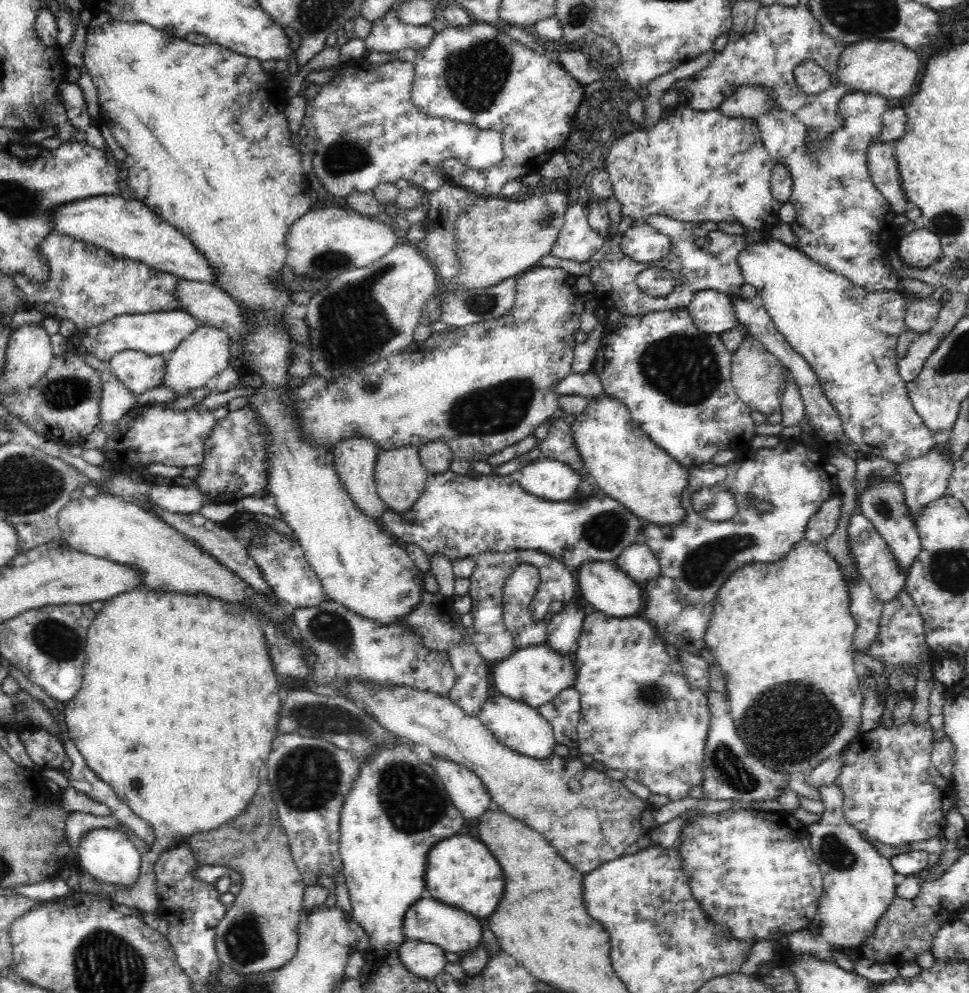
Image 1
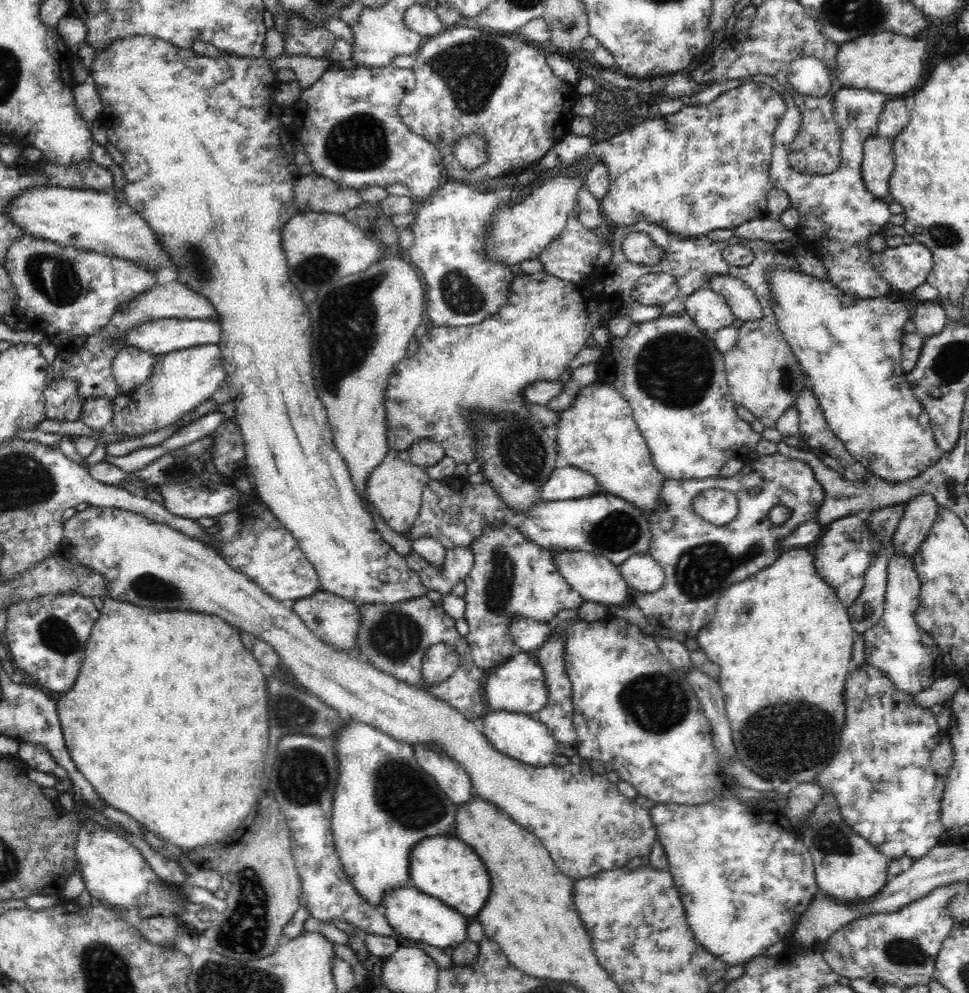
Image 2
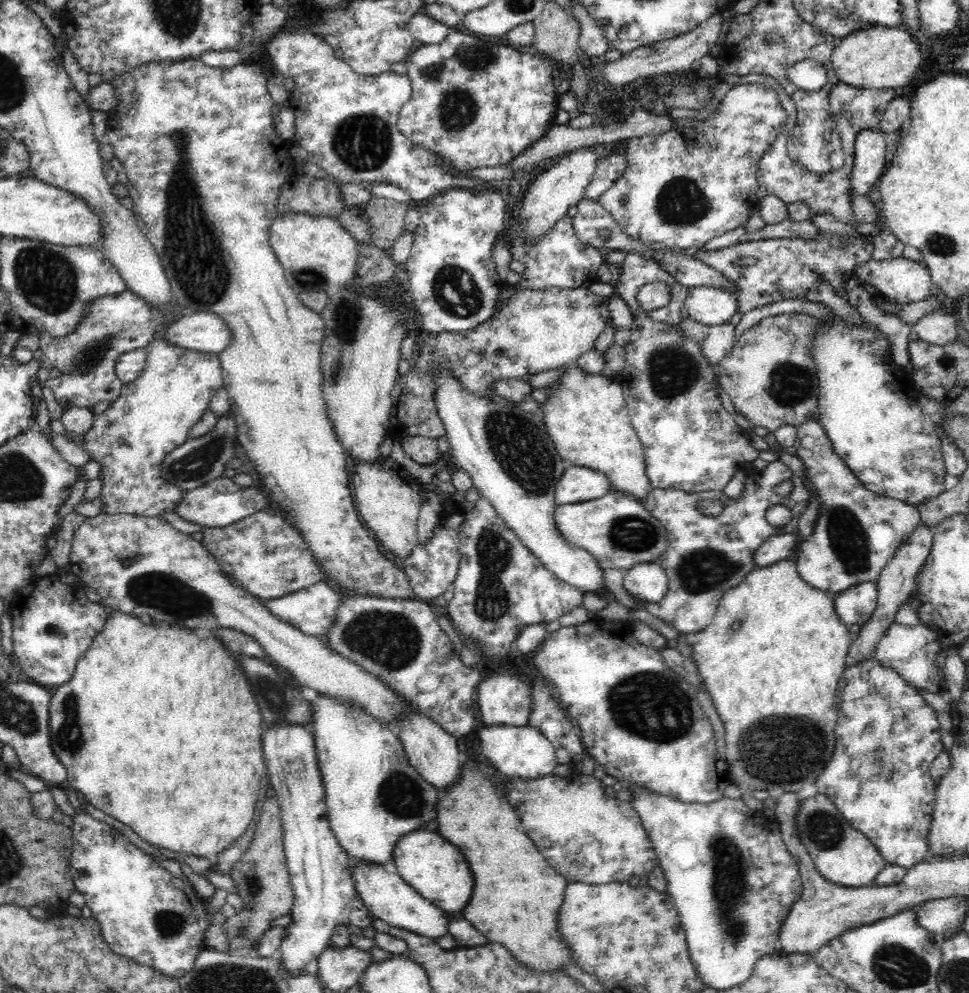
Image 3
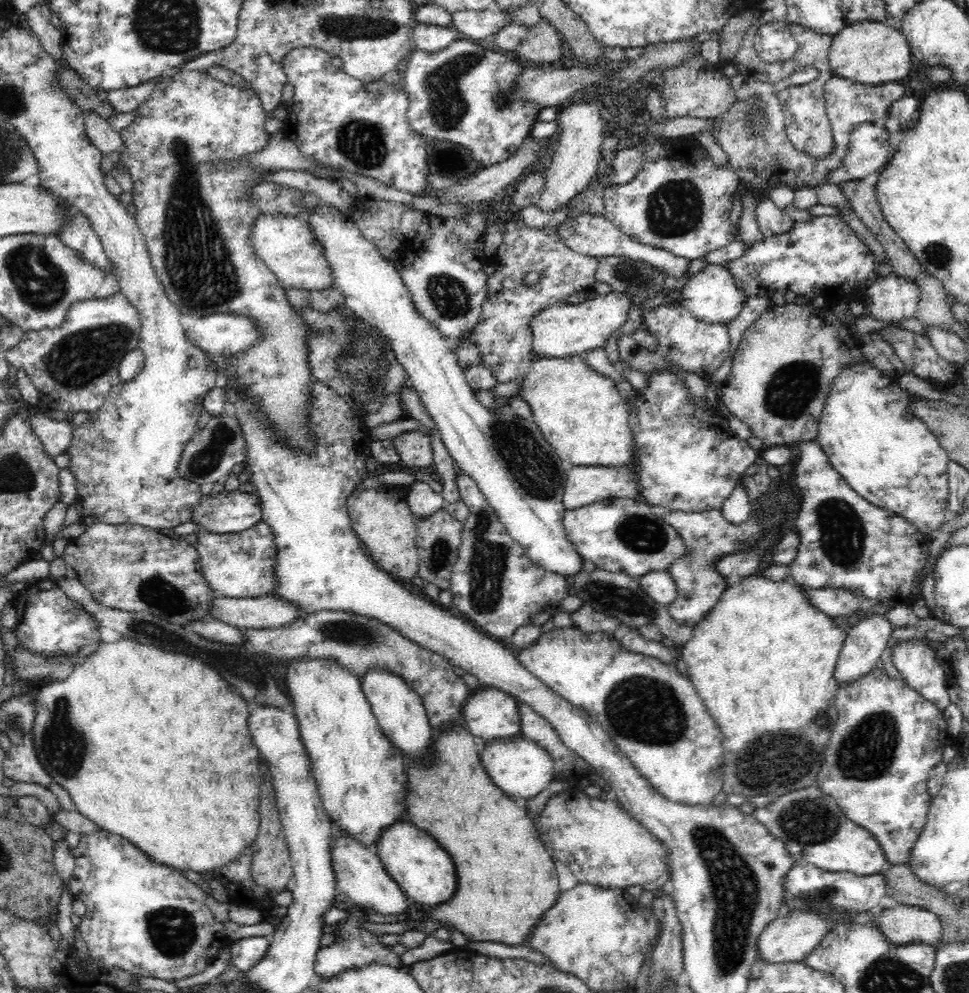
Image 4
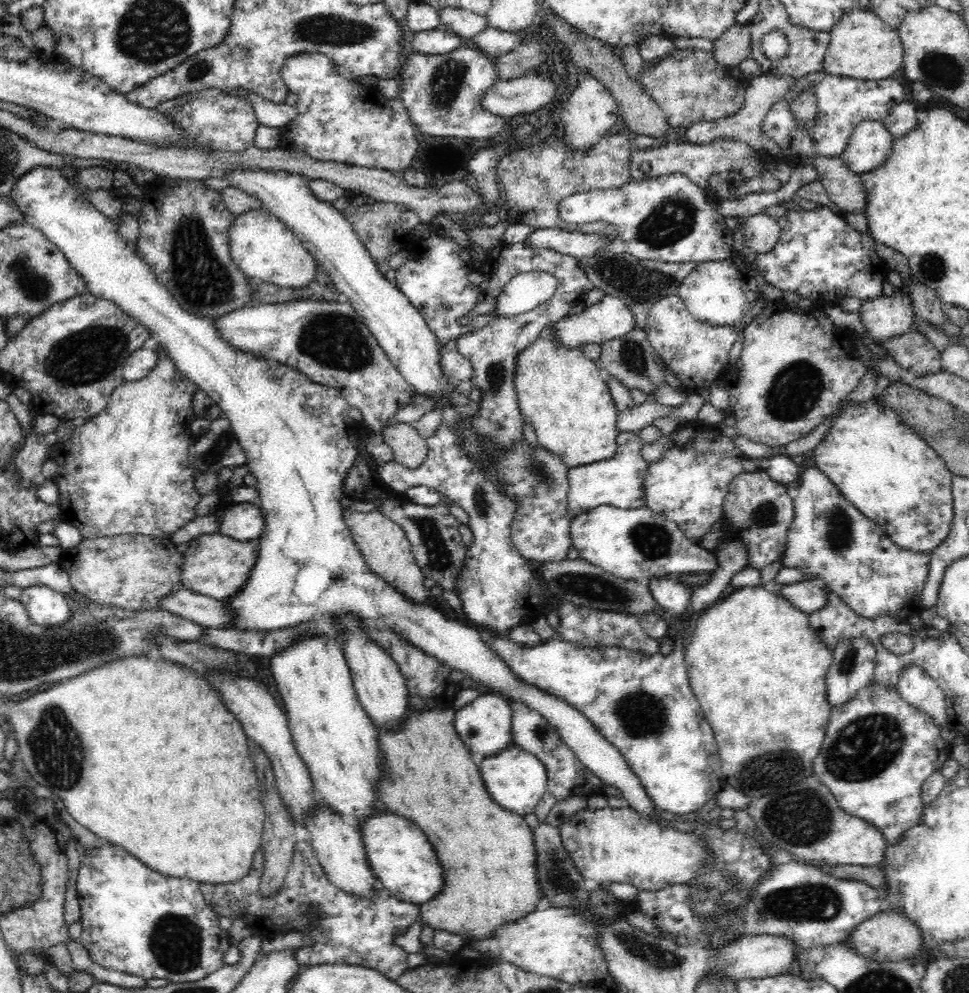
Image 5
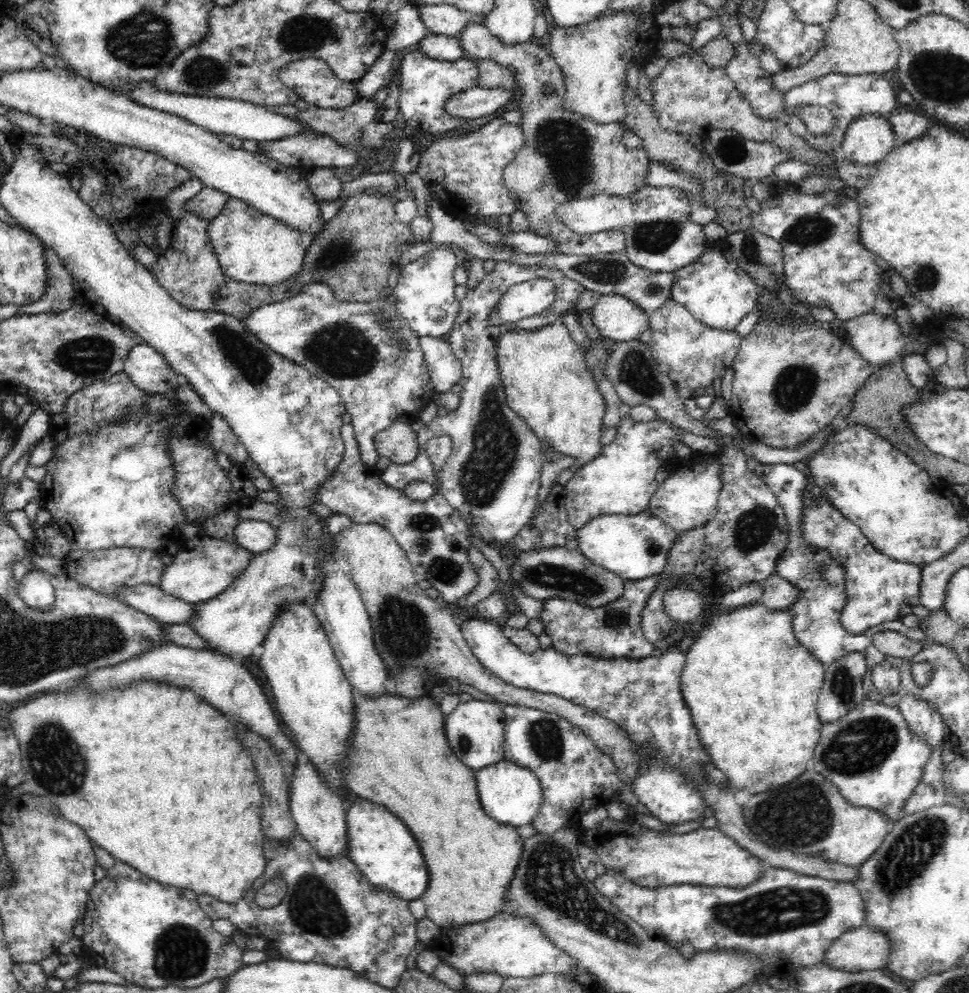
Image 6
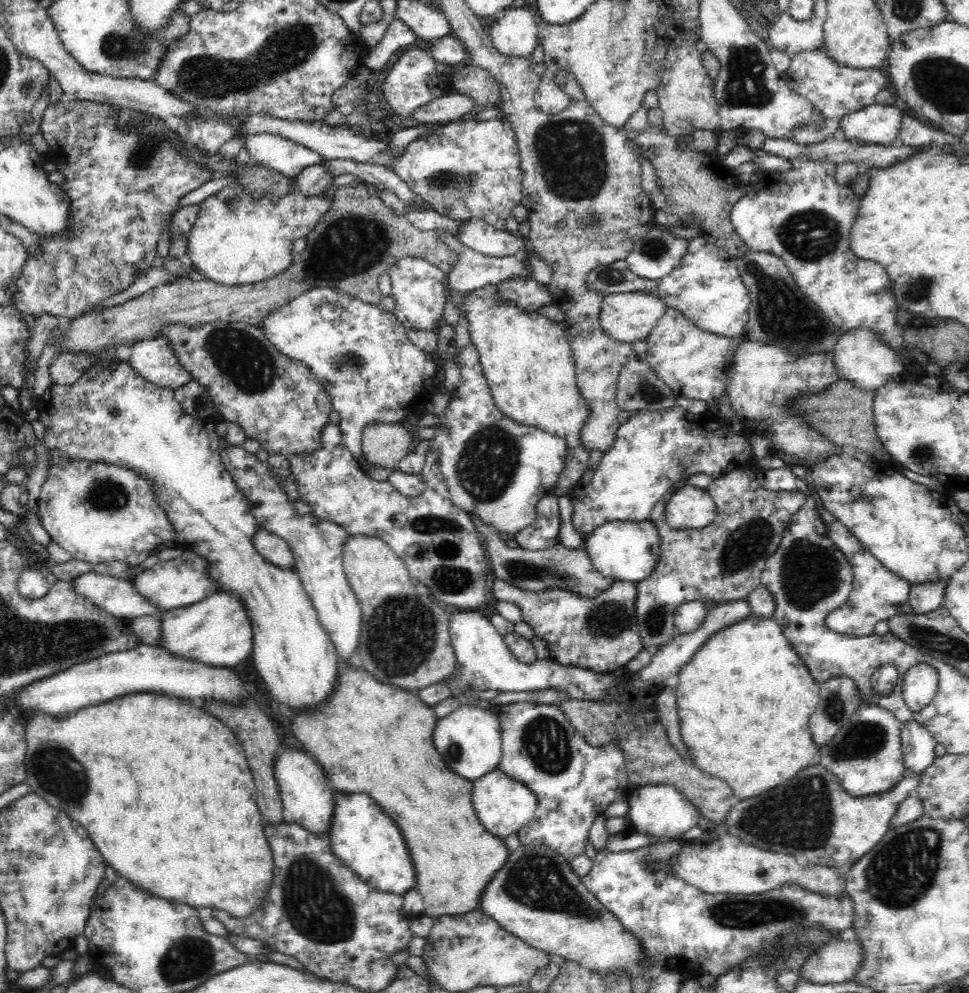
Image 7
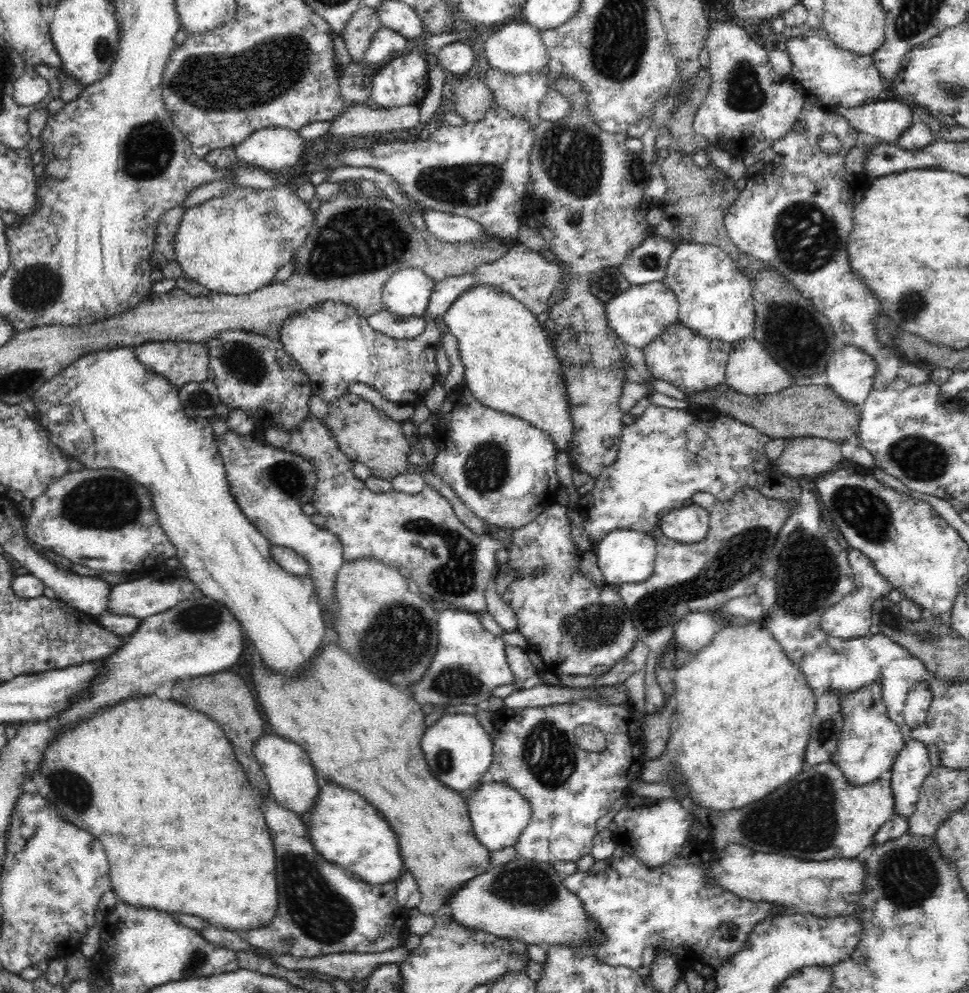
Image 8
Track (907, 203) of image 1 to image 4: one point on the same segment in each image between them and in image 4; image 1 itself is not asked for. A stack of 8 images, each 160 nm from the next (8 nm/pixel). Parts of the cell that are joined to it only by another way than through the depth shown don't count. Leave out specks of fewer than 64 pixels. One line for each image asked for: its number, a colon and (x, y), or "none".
2: (878, 160)
3: (870, 146)
4: (868, 149)

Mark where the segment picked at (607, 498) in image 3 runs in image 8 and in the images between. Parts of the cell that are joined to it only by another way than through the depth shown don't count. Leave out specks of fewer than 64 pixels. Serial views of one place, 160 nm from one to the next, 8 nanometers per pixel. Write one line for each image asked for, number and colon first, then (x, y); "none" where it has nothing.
4: (620, 535)
5: (638, 544)
6: (636, 546)
7: (621, 550)
8: (624, 555)

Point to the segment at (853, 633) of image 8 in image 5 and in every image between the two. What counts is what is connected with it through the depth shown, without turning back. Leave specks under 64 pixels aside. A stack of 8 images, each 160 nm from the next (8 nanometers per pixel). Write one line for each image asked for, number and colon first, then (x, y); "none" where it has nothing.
5: (830, 540)
6: (879, 589)
7: (877, 593)

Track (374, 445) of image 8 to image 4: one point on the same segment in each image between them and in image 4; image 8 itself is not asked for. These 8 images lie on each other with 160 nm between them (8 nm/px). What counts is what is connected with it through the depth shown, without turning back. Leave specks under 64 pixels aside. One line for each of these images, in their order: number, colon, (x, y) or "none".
4: (415, 448)
5: (409, 449)
6: (400, 442)
7: (384, 445)

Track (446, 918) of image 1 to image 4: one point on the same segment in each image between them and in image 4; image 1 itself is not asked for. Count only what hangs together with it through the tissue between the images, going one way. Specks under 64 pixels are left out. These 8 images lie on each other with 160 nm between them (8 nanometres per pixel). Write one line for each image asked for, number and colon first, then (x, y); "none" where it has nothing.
2: (415, 916)
3: (388, 898)
4: (362, 878)

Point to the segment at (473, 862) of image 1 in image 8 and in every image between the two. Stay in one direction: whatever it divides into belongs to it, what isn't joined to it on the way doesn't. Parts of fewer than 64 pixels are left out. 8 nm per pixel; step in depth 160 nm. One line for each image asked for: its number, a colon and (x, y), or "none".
2: (444, 868)
3: (433, 867)
4: (425, 873)
5: (403, 860)
6: (382, 848)
7: (362, 836)
8: (346, 829)

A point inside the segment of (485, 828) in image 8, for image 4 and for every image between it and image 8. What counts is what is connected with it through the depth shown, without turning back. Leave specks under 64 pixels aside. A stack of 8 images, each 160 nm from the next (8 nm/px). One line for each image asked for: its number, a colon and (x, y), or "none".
4: (521, 768)
5: (516, 779)
6: (509, 793)
7: (504, 805)

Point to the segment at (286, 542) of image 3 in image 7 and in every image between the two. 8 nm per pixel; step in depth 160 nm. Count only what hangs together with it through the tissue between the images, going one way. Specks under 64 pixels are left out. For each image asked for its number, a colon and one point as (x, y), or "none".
4: (242, 564)
5: (218, 566)
6: (204, 567)
7: (185, 580)

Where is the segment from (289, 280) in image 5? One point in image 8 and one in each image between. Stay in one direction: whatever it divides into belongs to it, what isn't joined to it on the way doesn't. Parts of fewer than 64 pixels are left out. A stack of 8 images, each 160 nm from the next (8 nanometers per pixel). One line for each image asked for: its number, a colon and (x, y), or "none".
6: (253, 247)
7: (235, 241)
8: (235, 242)

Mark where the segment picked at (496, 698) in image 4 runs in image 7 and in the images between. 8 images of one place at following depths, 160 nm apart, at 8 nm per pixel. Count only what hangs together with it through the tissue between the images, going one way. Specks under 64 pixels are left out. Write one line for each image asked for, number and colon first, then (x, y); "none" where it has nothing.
5: (485, 724)
6: (475, 730)
7: (469, 738)

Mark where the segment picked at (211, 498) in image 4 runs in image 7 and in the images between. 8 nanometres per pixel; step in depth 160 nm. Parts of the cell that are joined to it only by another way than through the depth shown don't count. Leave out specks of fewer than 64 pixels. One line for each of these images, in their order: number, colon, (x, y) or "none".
5: (244, 521)
6: (254, 535)
7: (274, 549)

